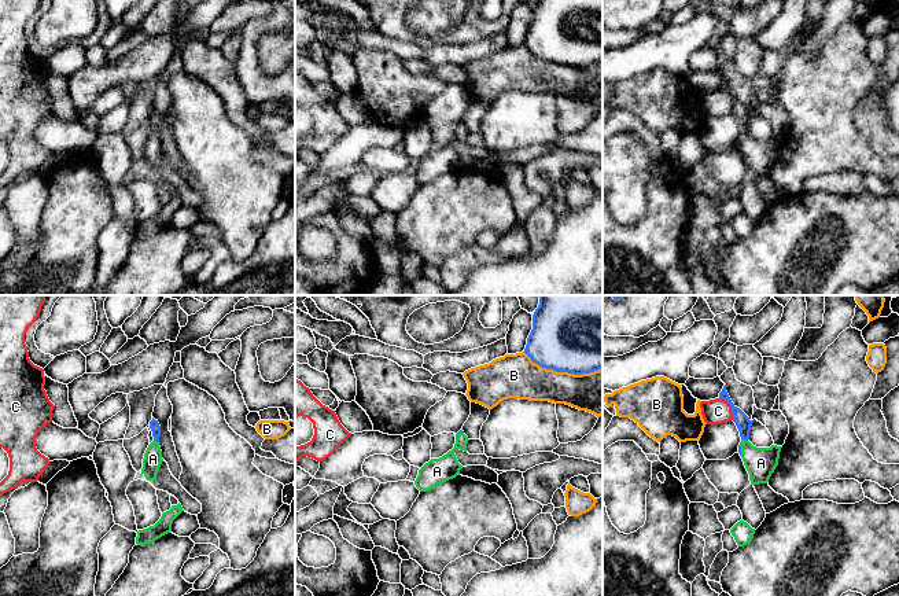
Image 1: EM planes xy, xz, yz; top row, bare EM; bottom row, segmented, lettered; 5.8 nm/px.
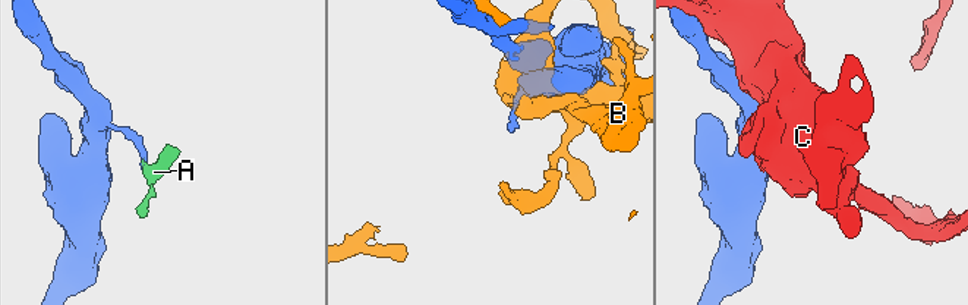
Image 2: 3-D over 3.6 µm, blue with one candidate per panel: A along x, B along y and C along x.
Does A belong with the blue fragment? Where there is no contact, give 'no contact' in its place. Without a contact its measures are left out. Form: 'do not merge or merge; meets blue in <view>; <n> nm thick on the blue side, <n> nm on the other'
merge; meets blue in yz; 90 nm thick on the blue side, 180 nm on the other

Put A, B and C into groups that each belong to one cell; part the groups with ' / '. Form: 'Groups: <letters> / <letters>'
Groups: A / B / C

